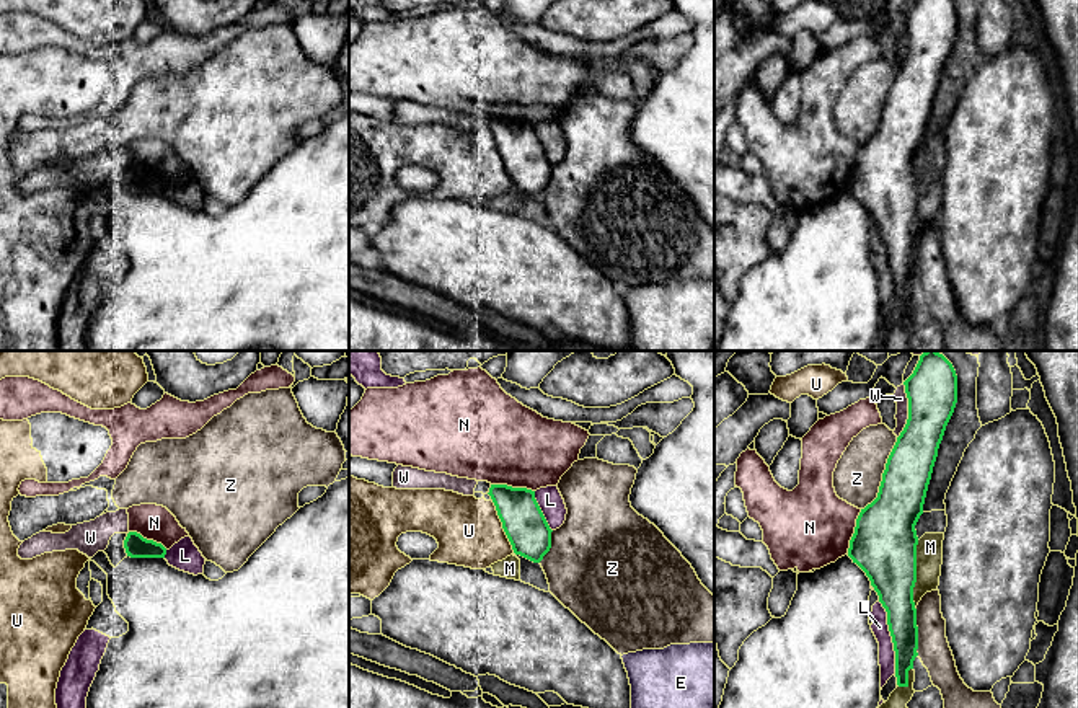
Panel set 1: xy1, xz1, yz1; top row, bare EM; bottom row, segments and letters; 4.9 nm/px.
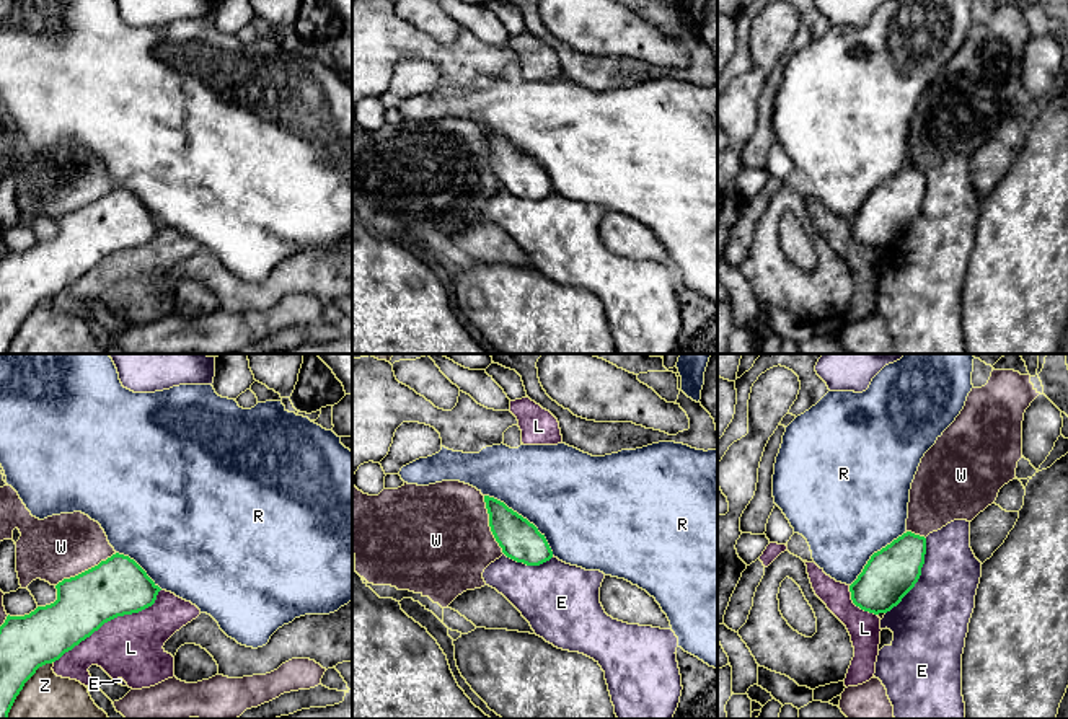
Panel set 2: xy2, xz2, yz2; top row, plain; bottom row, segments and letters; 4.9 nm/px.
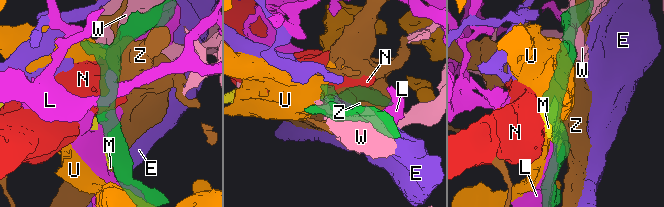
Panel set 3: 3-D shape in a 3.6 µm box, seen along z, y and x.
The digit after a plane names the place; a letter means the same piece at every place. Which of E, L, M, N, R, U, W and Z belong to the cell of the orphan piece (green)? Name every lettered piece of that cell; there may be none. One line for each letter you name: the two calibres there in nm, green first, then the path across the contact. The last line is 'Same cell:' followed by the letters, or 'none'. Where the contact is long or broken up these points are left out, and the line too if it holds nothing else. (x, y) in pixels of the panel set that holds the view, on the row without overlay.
R: 200/440 nm
Same cell: R

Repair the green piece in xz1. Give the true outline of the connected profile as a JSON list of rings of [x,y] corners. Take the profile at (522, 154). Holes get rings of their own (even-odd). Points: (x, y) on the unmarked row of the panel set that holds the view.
[[[491,119],[488,127],[515,189],[540,197],[551,183],[551,163],[535,134],[535,126]]]

